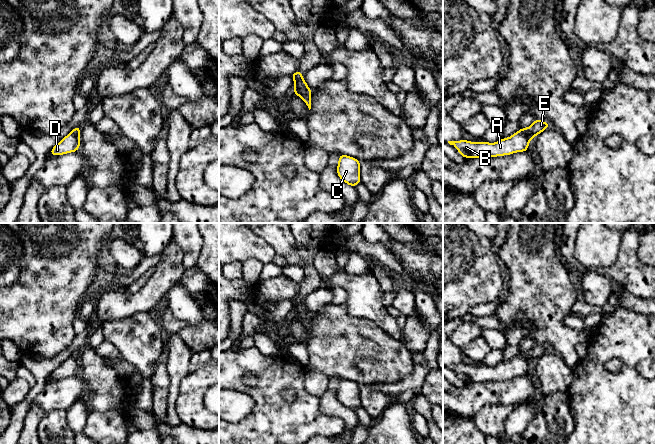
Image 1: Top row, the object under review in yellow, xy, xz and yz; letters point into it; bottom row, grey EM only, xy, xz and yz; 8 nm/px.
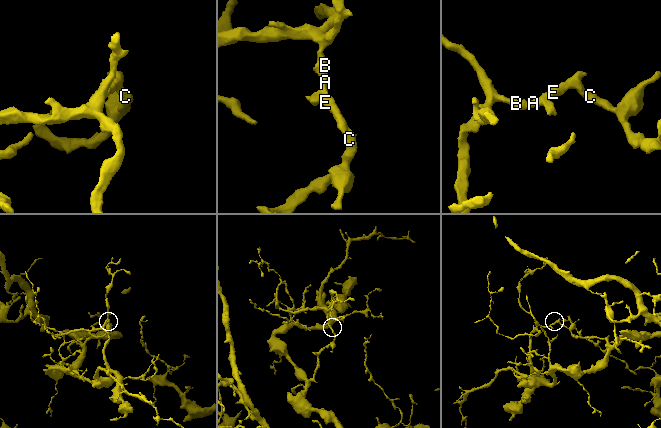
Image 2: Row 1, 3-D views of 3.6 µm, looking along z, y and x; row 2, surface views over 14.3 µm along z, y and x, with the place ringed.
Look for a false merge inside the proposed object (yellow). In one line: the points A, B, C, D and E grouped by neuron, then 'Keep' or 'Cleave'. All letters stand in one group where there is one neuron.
Groups: A B D / C E. Cleave

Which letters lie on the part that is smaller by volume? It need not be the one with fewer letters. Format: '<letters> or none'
A, B, D

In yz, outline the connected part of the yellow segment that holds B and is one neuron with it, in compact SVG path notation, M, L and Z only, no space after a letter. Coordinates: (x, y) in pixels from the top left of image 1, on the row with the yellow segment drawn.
M516 132L509 138L502 138L496 143L486 141L471 142L468 140L448 141L464 159L498 157L511 155L516 152L527 152L531 138L521 132Z

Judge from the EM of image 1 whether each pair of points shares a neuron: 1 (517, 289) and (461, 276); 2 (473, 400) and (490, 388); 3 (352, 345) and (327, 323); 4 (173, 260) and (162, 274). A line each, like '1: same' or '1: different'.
1: different
2: same
3: same
4: same

